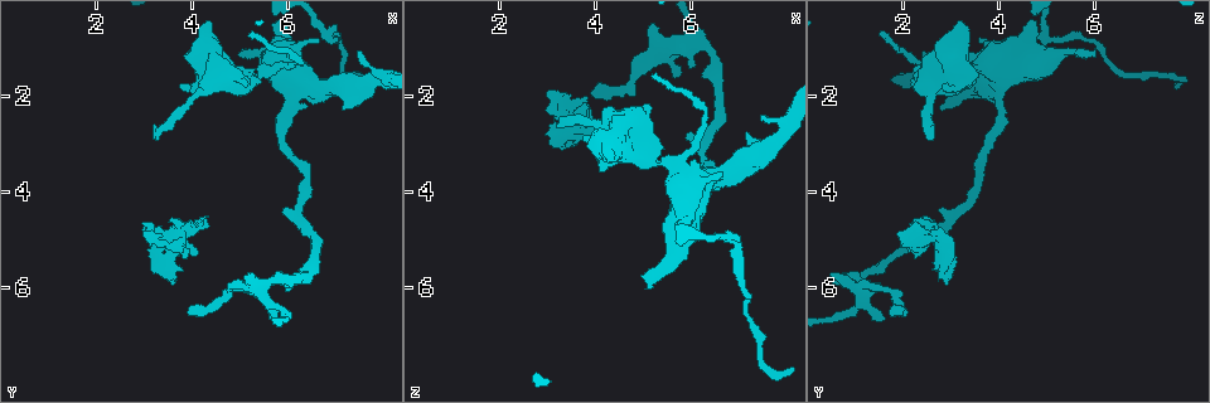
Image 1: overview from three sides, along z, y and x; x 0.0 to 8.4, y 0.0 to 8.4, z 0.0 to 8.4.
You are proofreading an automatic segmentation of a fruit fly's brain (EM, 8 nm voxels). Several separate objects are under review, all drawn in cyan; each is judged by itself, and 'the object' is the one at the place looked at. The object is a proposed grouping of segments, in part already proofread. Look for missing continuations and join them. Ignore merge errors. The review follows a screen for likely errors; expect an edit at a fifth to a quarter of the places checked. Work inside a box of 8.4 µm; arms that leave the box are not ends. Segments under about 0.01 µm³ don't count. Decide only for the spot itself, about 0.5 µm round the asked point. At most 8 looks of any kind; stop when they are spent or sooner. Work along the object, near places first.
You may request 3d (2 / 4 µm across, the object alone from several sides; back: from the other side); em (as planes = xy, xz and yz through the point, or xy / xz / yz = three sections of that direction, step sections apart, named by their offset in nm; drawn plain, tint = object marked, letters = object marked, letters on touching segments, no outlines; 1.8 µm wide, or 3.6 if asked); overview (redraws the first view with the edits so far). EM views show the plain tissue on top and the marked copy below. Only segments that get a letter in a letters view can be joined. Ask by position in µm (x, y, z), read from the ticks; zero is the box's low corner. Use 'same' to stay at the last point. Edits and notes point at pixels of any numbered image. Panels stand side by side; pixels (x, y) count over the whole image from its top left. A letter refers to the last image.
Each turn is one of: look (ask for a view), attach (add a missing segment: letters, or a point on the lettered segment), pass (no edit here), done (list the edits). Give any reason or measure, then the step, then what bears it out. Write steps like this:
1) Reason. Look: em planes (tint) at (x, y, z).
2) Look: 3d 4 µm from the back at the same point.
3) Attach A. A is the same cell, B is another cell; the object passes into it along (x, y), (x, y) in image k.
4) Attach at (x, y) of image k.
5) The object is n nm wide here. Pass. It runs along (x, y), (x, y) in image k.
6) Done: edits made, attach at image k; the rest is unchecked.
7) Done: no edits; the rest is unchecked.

Branch stops here. Look: em planes (letters) at (6.00, 4.40, 2.70).

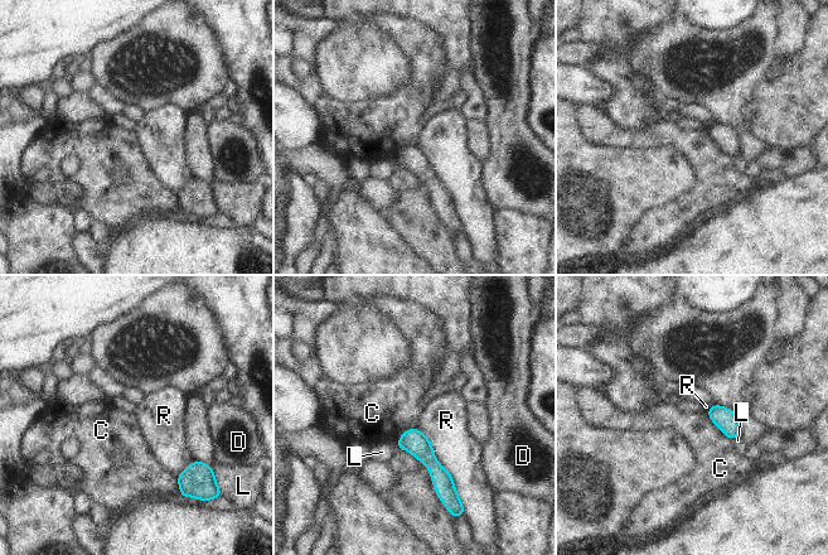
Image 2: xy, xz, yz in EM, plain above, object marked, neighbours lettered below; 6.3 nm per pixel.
The longest contact is with R, 500 nm. Pass. C, D, L and R are other cells; it runs along (406, 434), (449, 483) in image 2; none of them fits.

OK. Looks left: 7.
Branch stops here. Look: em planes (tint) at (3.80, 1.75, 2.80).

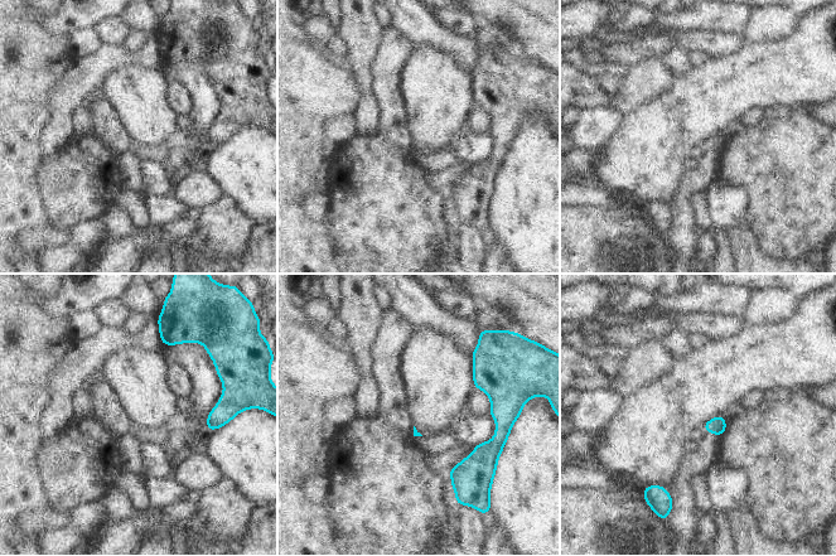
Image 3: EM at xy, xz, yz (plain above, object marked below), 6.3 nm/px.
Look: em planes (letters) at the same point.

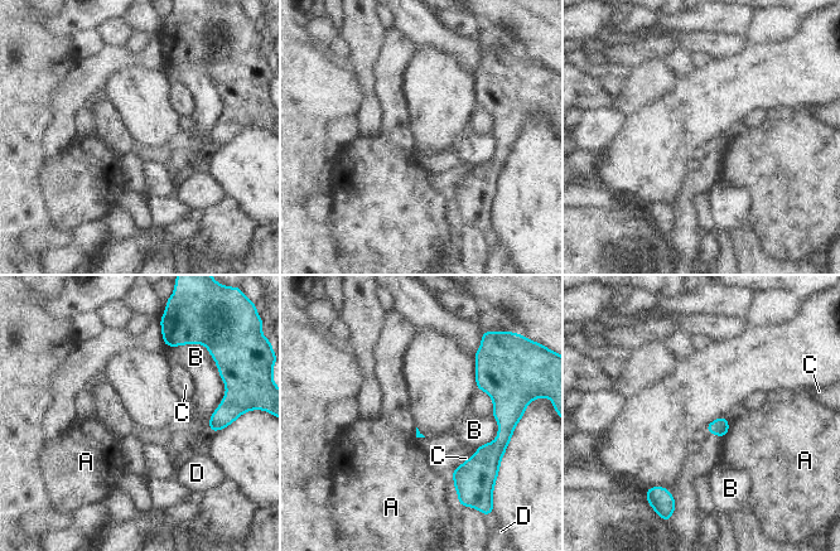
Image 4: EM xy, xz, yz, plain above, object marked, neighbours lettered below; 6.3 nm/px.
The longest contact is with B, 240 nm. Pass. A, B, C and D are other cells; a border runs along (729, 421), (729, 429), (723, 438) in image 4; none of them fits.

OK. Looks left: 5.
Free end. Look: 3d 4 µm at (3.60, 5.90, 2.90).

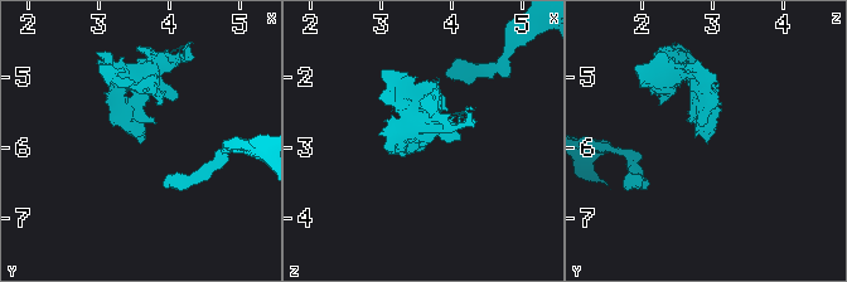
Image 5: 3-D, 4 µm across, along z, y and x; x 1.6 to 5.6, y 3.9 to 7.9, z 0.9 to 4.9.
Shape alone is not enough. Look: em planes (letters) at (3.65, 5.90, 2.90).

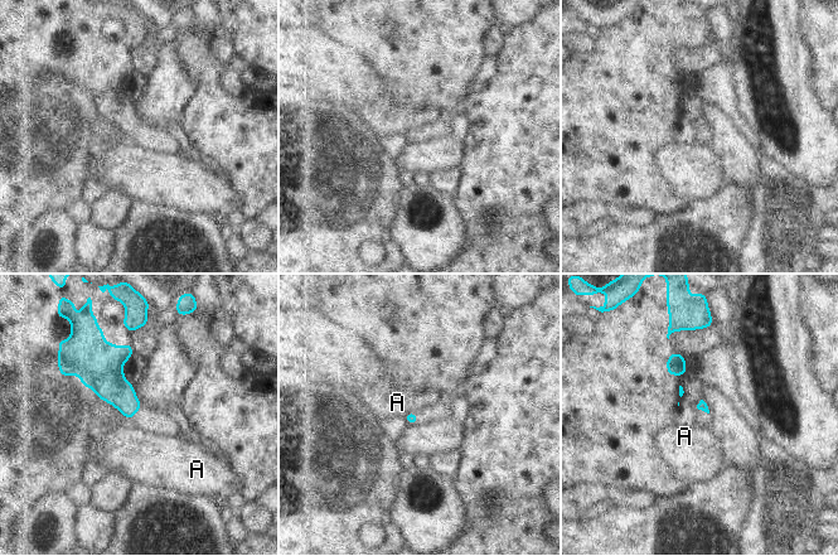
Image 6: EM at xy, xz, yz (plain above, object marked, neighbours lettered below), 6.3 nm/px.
Pass. A is another cell; a border runs along (97, 396), (114, 405), (130, 420) in image 6; none of them fits.

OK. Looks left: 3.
Done: no edits; the rest is unchecked.

